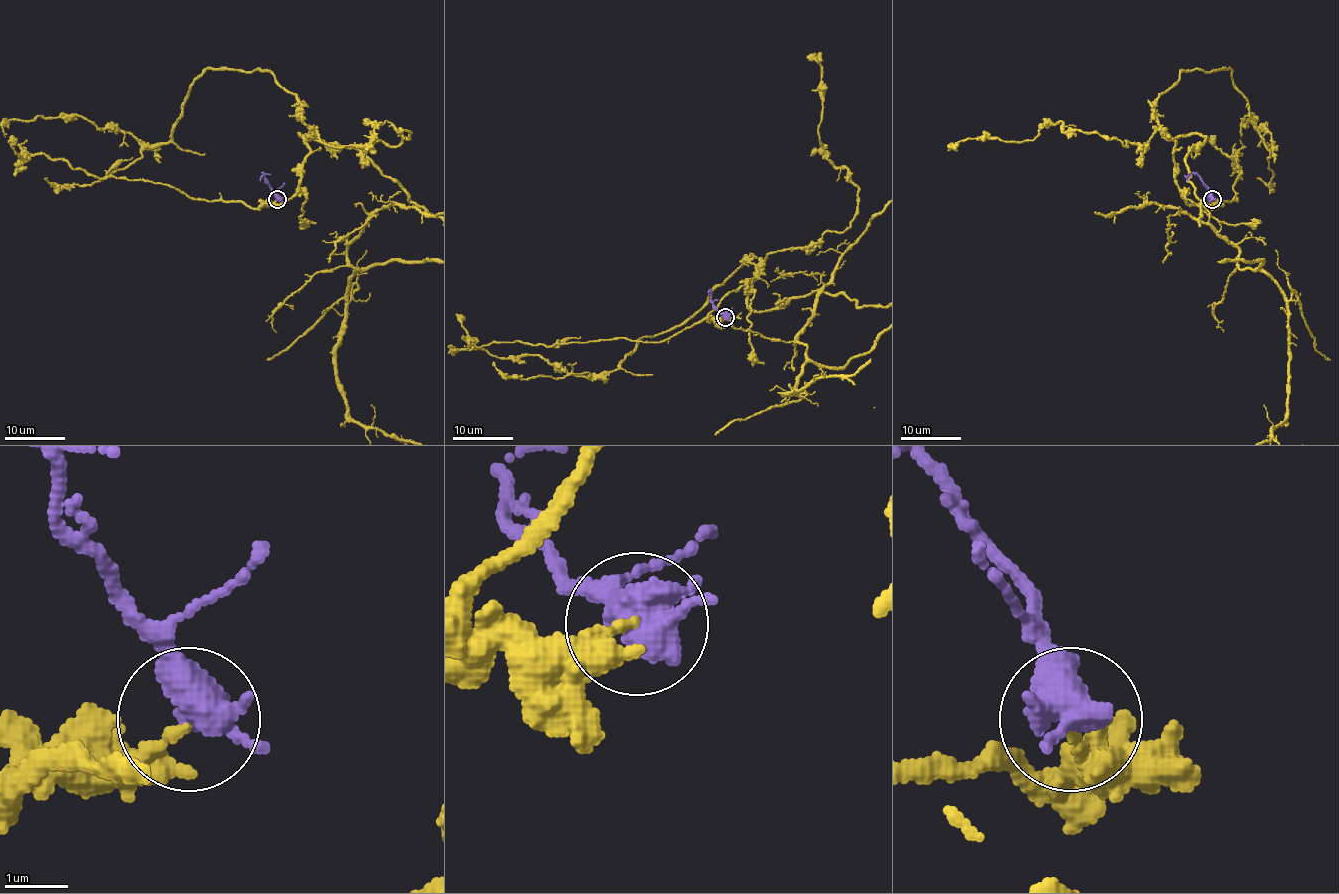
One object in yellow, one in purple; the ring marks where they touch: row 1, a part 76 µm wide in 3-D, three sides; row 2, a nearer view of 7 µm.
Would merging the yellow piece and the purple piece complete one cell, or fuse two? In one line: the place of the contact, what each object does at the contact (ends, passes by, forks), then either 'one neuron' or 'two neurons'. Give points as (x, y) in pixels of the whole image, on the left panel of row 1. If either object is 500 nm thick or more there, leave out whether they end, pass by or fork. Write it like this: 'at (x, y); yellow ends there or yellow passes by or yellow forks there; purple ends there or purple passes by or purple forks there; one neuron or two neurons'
at (277, 199); yellow ends there; purple forks there; two neurons

